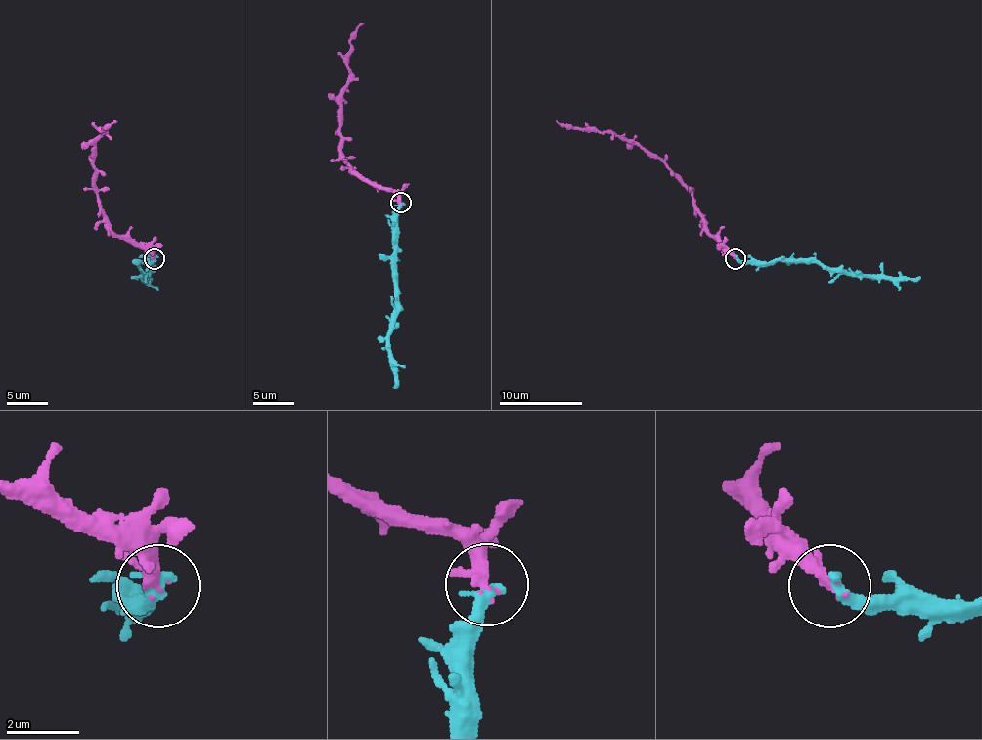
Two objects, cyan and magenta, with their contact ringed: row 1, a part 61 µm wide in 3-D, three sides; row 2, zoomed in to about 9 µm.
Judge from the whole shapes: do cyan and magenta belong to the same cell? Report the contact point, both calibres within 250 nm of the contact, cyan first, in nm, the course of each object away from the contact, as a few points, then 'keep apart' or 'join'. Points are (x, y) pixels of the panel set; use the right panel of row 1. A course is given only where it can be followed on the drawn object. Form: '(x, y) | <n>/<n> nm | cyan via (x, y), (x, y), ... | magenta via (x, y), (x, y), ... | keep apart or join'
(736, 258) | 400/260 nm | cyan via (735, 256), (741, 261), (820, 261), (828, 267), (840, 267), (868, 276), (919, 276) | magenta via (735, 259), (706, 228), (685, 184), (658, 158), (647, 156), (633, 143), (610, 132), (571, 128), (557, 122) | join

